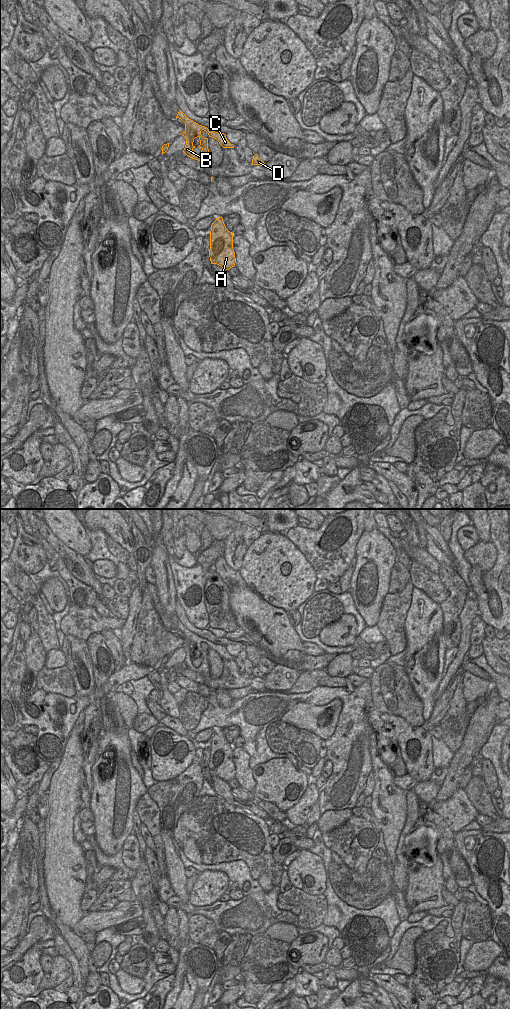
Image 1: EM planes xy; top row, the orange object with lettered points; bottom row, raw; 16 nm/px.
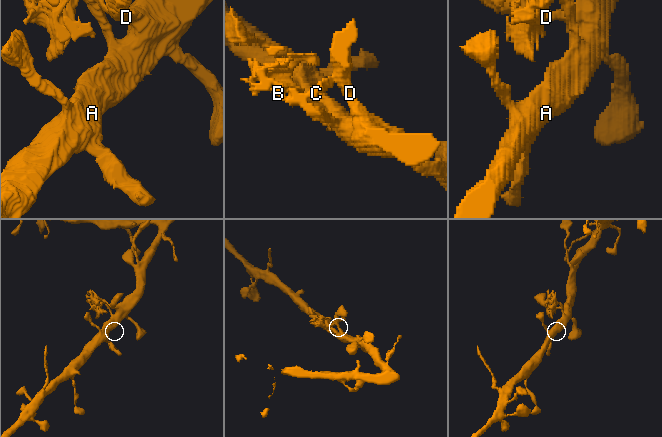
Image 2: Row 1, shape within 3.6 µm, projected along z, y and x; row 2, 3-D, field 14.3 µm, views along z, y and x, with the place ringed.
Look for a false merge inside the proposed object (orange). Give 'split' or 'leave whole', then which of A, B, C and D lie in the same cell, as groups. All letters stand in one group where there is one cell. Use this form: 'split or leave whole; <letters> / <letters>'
leave whole; A B C D

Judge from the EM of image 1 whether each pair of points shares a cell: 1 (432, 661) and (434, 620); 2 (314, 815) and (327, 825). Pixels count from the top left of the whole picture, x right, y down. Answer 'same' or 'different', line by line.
1: same
2: different

